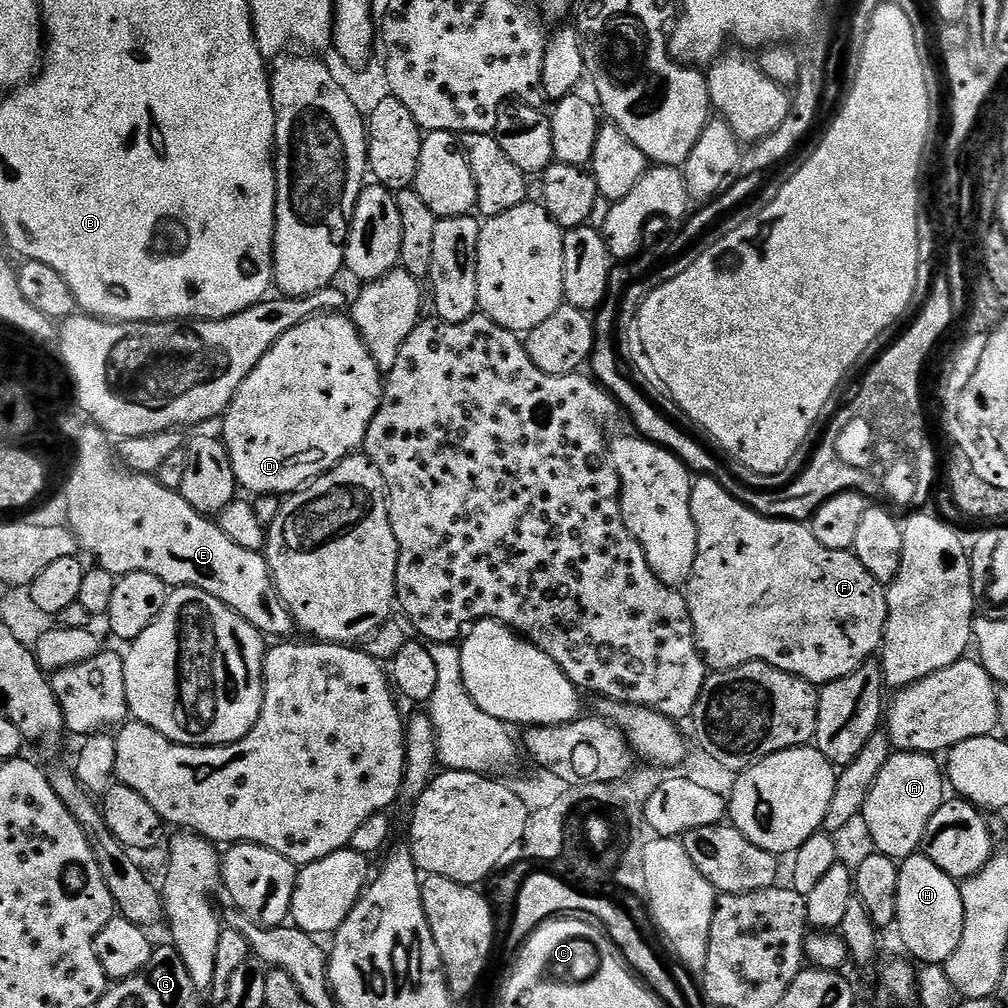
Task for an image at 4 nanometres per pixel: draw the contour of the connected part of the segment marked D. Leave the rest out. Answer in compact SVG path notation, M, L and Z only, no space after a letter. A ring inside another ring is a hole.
M321 314L311 316L309 320L303 320L294 330L286 330L278 342L274 342L272 349L262 357L258 366L250 370L250 374L238 386L230 406L224 411L222 423L224 423L224 433L222 439L226 450L230 454L230 466L234 466L234 478L241 489L244 488L253 497L258 496L278 496L287 497L289 494L303 488L304 485L316 480L323 472L329 472L338 462L342 462L347 456L353 455L357 450L363 449L366 430L374 418L374 414L380 405L382 395L382 373L380 367L370 358L370 350L366 350L360 332L352 323L351 319L344 314Z

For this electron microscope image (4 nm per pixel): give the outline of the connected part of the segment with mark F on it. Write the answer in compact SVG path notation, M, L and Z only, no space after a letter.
M700 476L693 479L690 514L694 514L694 526L698 530L698 550L694 558L694 570L688 576L686 595L696 635L696 645L709 669L725 672L742 666L746 662L761 660L778 670L786 670L806 682L823 686L838 678L846 678L846 674L854 674L858 666L869 663L881 651L887 624L888 594L885 585L879 584L874 574L870 574L870 570L866 570L866 566L862 566L862 562L858 562L858 558L851 551L830 550L830 546L822 546L822 542L814 538L811 527L807 523L794 520L772 520L769 516L760 515L753 508L747 508L712 476Z

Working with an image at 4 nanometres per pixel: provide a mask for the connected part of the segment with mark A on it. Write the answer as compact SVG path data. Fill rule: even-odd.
M927 752L892 754L882 766L866 798L862 815L870 830L875 851L901 861L921 851L926 825L946 799L946 776L935 755Z

